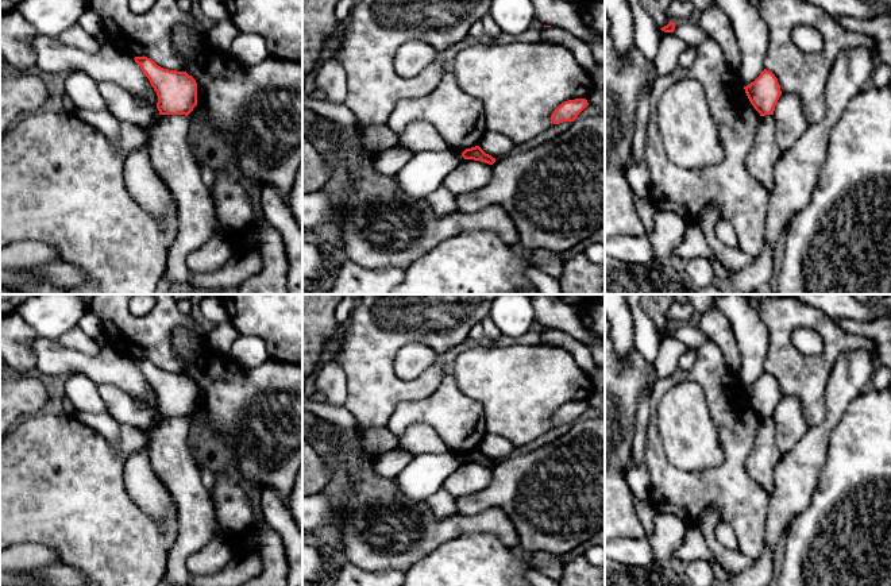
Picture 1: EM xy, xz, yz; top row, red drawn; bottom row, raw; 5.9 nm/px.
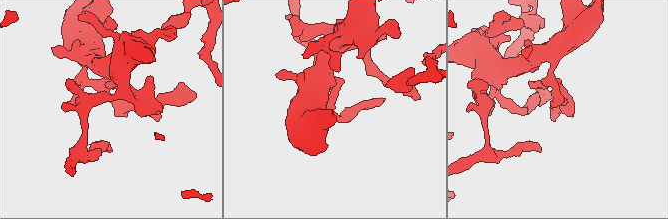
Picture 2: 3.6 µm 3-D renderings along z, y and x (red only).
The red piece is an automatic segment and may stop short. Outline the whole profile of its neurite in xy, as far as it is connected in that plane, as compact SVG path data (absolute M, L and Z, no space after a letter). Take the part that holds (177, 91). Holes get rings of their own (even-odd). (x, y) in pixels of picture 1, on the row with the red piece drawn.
M135 57L135 62L157 92L159 115L188 116L197 105L197 82L186 72L158 66L147 57Z

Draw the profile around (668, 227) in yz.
M653 209L653 232L649 236L653 262L663 265L671 261L672 250L683 240L686 221L668 209Z

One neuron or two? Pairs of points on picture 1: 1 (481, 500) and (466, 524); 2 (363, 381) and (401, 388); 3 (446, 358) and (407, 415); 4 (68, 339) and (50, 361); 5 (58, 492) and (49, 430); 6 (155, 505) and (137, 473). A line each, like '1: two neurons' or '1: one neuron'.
1: two neurons
2: one neuron
3: one neuron
4: two neurons
5: one neuron
6: one neuron

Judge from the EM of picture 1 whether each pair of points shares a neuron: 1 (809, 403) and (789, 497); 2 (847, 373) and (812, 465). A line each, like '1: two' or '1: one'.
1: two
2: one

